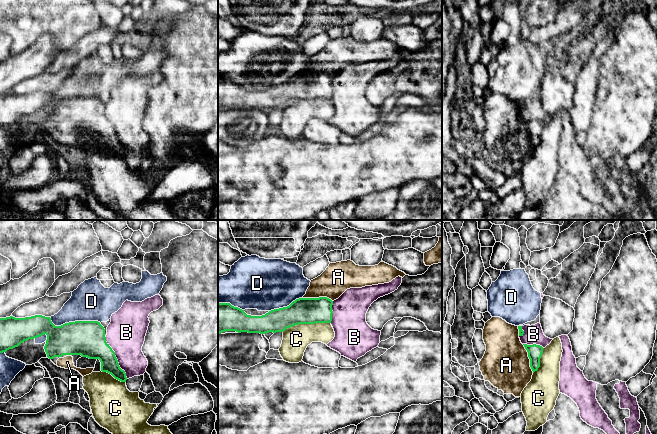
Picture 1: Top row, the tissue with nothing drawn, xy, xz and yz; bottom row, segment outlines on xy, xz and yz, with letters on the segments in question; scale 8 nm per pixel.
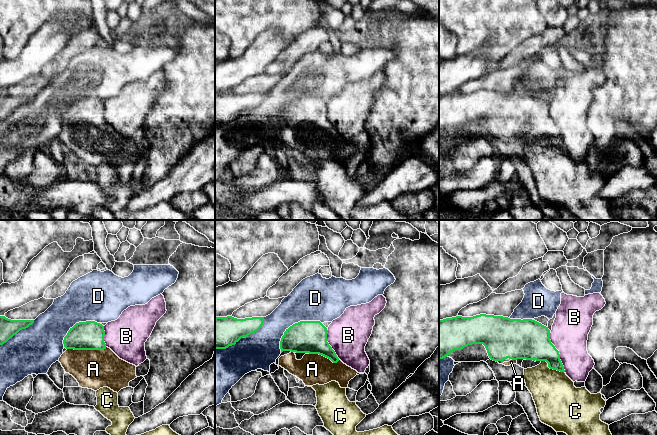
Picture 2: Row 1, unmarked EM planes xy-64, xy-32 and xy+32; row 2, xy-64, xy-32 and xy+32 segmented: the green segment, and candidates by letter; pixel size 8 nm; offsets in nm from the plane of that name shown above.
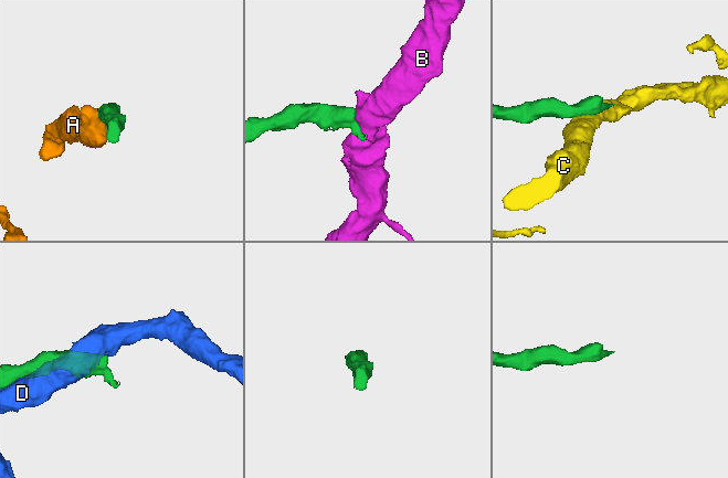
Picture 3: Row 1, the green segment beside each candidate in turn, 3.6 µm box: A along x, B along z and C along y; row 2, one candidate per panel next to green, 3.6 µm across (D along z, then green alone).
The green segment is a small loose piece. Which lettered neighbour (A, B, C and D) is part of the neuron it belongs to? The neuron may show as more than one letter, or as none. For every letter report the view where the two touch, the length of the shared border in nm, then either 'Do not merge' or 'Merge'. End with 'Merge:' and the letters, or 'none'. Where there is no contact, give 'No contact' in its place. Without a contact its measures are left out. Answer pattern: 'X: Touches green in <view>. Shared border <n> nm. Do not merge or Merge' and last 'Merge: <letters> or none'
A: Touches green in xz. Shared border 260 nm. Merge
B: Touches green in xy. Shared border 380 nm. Do not merge
C: Touches green in xz. Shared border 400 nm. Do not merge
D: Touches green in xy. Shared border 420 nm. Do not merge
Merge: A

